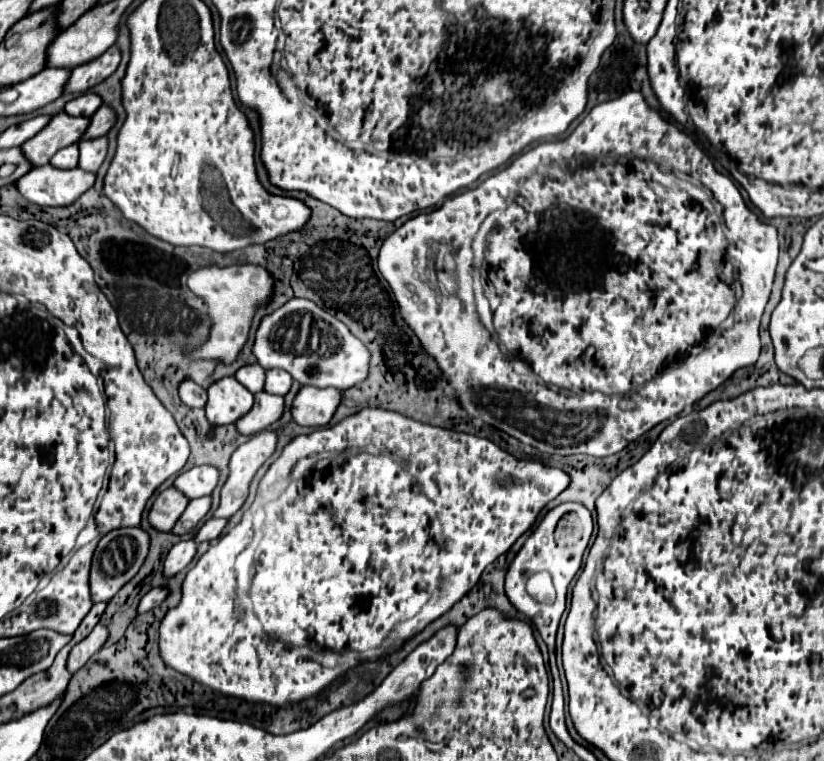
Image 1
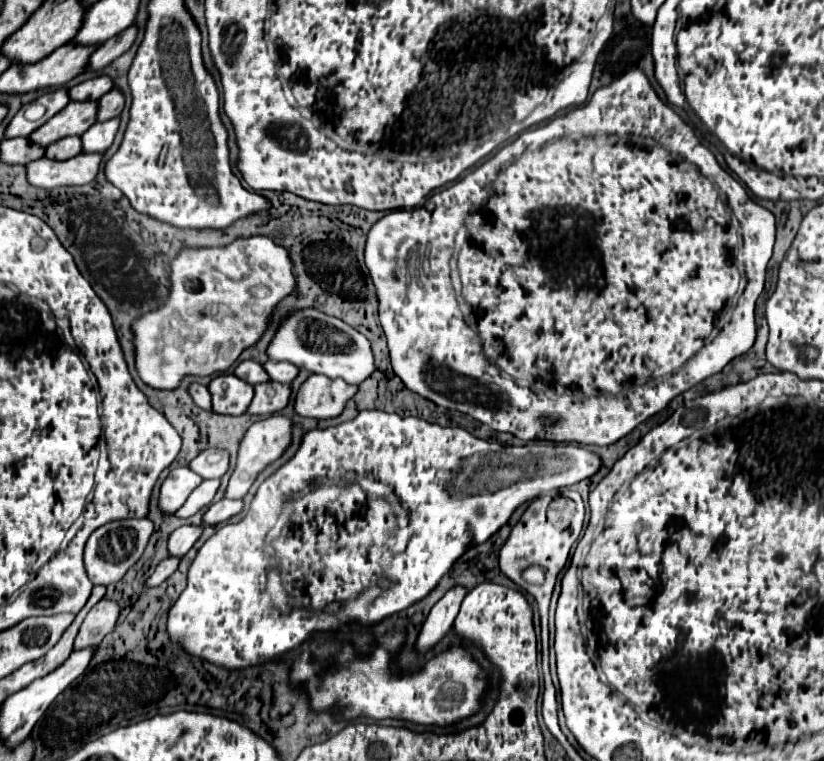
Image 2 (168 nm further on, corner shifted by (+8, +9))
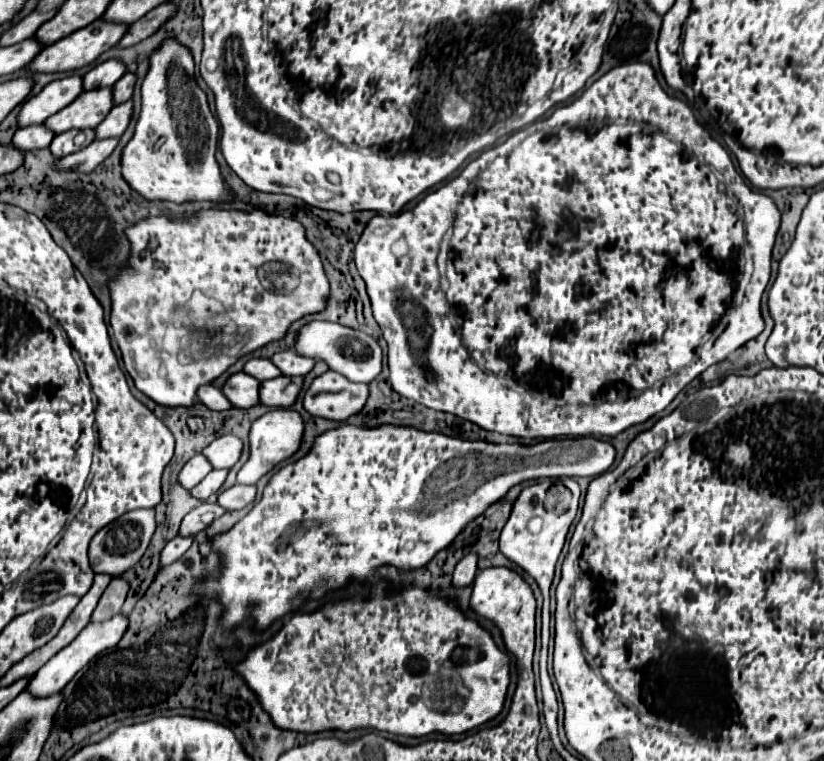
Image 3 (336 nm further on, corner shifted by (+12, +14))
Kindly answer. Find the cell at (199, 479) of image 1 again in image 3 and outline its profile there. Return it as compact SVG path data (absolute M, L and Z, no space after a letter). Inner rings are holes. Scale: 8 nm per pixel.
M223 435L203 449L203 455L211 461L213 469L231 469L243 451L243 441L235 435Z

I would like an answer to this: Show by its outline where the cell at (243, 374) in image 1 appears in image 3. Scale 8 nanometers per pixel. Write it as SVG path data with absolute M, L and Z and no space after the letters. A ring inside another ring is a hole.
M249 359L245 363L245 373L253 375L255 379L259 381L265 381L265 379L275 379L281 375L281 371L269 361L269 359Z

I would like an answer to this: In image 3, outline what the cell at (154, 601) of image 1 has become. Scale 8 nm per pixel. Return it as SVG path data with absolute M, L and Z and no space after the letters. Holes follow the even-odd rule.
M177 535L175 539L171 539L171 541L165 545L163 553L161 553L161 567L177 561L177 559L191 547L191 543L193 543L193 535L189 535L189 537Z

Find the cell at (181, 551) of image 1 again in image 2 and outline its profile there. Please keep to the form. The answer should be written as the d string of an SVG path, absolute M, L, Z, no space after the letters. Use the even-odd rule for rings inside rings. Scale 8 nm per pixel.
M181 526L177 528L171 538L169 538L169 554L171 556L185 556L191 546L197 542L197 538L201 536L201 526Z

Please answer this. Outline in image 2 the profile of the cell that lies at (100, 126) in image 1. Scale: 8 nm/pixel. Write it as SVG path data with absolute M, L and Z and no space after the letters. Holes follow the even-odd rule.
M113 88L105 96L101 96L97 104L99 104L97 122L103 122L103 120L111 120L111 118L121 114L121 110L125 106L125 98L123 98L123 94L117 88Z

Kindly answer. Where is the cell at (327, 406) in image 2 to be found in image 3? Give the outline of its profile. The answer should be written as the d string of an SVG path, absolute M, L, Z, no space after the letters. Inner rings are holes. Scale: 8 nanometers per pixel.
M327 371L311 383L303 405L313 417L347 421L351 415L361 413L367 397L367 385L351 383L343 375Z

